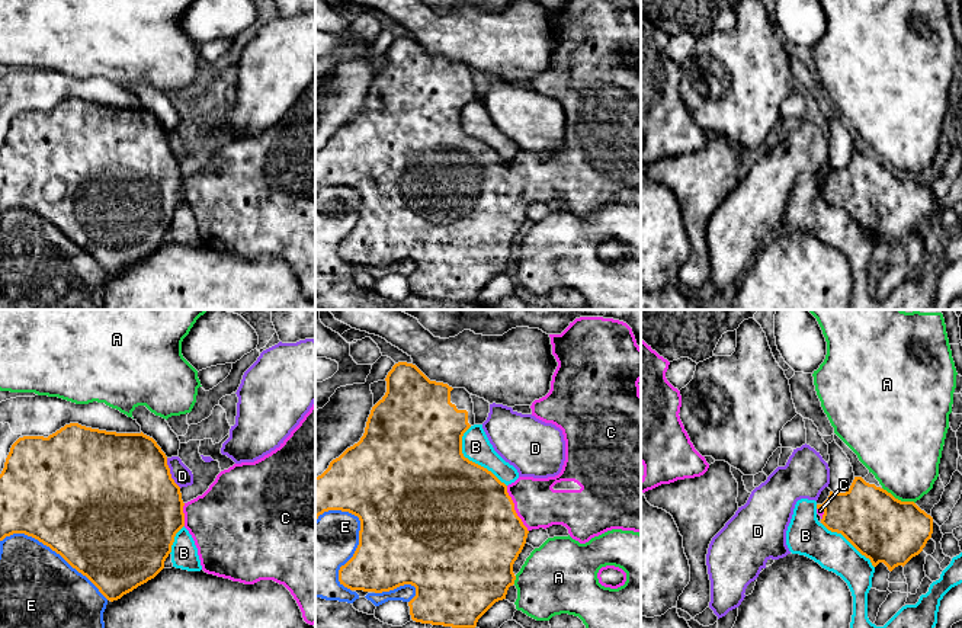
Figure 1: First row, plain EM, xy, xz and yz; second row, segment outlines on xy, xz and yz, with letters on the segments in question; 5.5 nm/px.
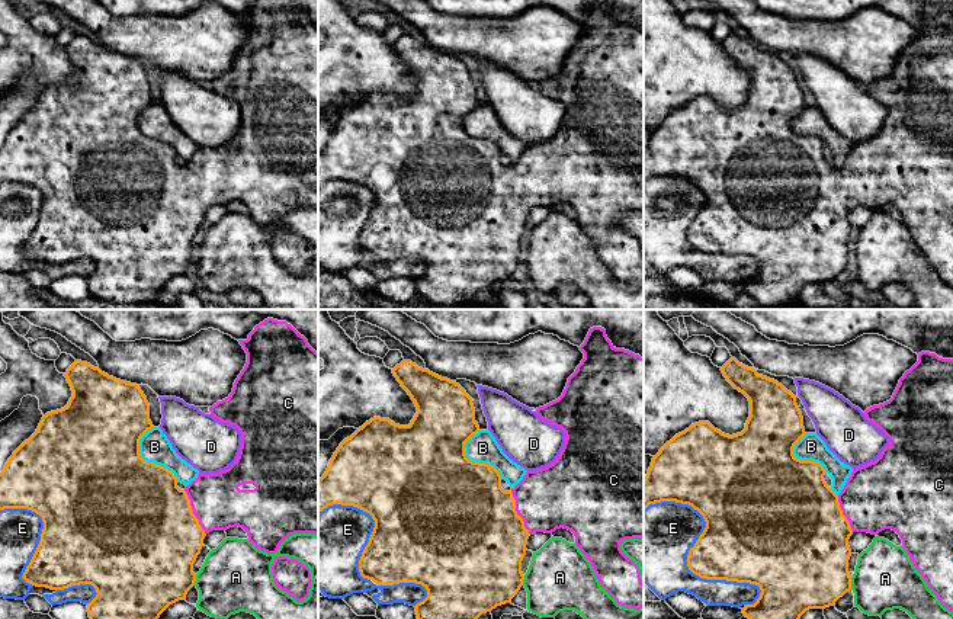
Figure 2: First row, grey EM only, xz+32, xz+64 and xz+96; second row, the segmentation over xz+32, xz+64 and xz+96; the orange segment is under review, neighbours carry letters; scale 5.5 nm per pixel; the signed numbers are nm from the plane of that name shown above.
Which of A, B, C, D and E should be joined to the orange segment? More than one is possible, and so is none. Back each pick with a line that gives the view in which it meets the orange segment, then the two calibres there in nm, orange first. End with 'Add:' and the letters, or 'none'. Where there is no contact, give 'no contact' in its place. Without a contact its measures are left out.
C: xz | 500/240 nm
Add: C

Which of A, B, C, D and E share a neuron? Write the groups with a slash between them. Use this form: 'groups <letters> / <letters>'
groups A / B / C / D / E

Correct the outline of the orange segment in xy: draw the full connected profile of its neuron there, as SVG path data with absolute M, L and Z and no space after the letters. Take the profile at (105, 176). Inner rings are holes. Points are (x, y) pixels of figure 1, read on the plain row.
M315 76L299 99L280 118L279 122L254 137L234 138L221 145L209 163L196 173L185 177L180 161L174 157L167 140L167 131L157 116L141 108L116 108L70 97L49 109L19 112L10 122L4 142L0 148L0 215L13 208L25 208L49 221L60 228L73 243L86 250L99 266L110 276L121 273L138 260L154 253L163 243L171 227L176 208L186 202L198 222L202 244L208 249L230 253L244 259L254 259L260 254L273 254L283 259L296 275L307 298L315 298Z

